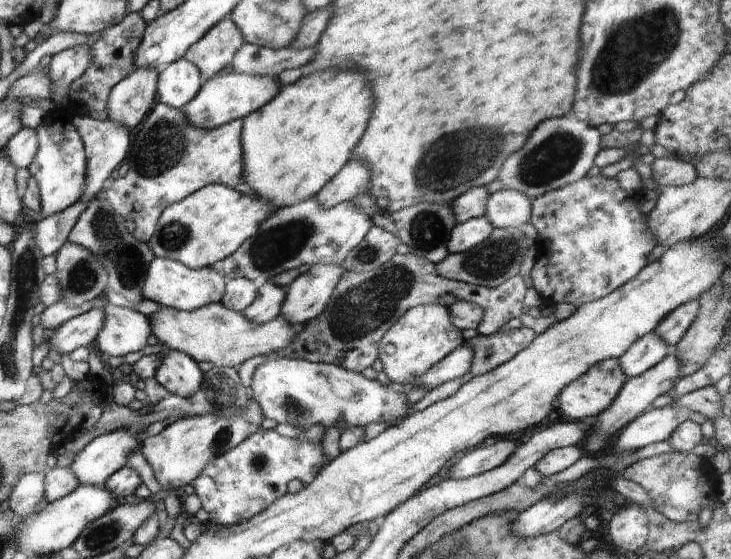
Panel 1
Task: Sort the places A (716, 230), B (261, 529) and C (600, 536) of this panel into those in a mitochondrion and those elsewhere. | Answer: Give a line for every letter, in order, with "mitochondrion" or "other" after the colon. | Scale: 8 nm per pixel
A: other
B: other
C: other

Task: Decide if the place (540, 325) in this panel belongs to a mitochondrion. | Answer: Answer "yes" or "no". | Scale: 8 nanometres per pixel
no

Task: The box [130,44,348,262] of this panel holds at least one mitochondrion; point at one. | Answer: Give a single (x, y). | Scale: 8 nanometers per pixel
(164, 146)

